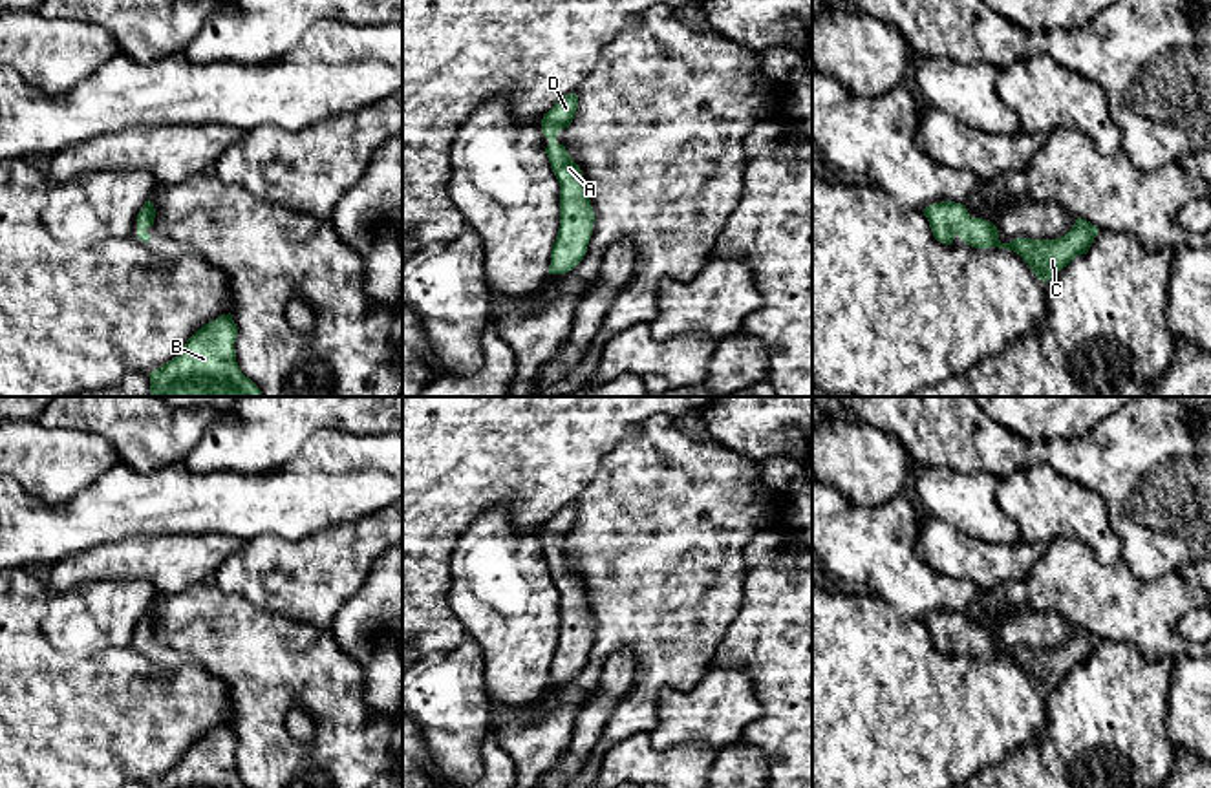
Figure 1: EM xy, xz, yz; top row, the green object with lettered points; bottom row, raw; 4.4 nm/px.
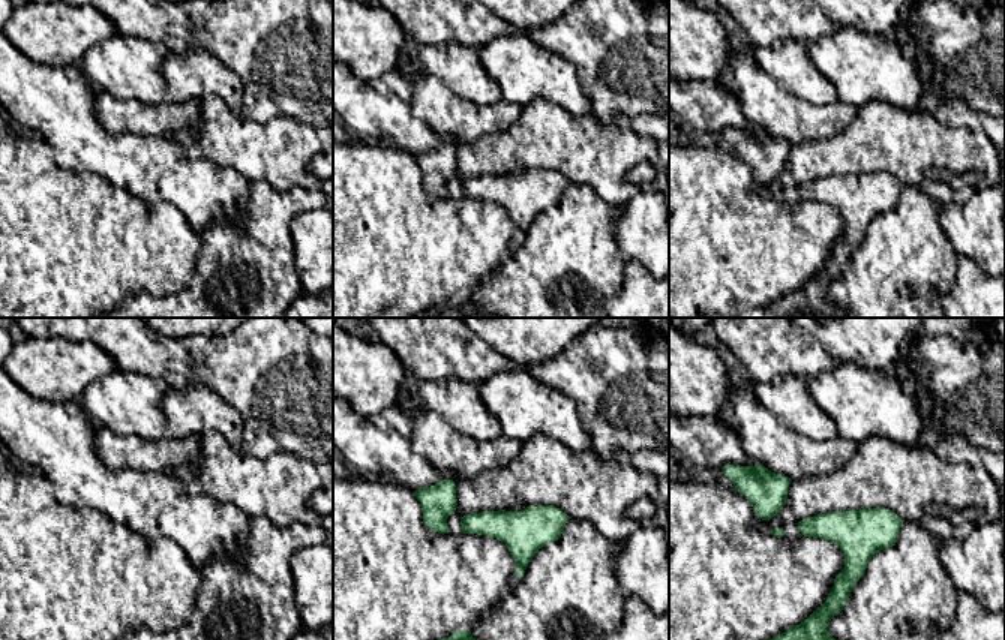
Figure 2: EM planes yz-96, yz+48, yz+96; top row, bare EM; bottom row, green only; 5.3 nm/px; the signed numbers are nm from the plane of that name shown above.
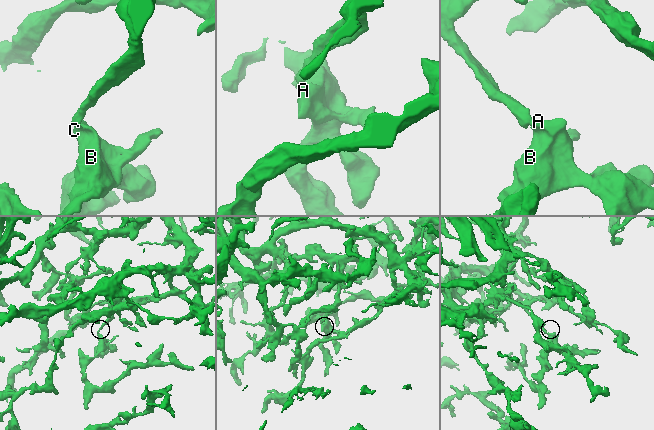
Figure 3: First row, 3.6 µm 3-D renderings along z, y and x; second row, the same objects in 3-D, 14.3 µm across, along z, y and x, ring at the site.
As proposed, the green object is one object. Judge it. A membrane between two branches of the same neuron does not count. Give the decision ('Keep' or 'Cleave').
Keep

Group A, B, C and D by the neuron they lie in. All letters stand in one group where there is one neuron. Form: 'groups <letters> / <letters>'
groups A B C D

